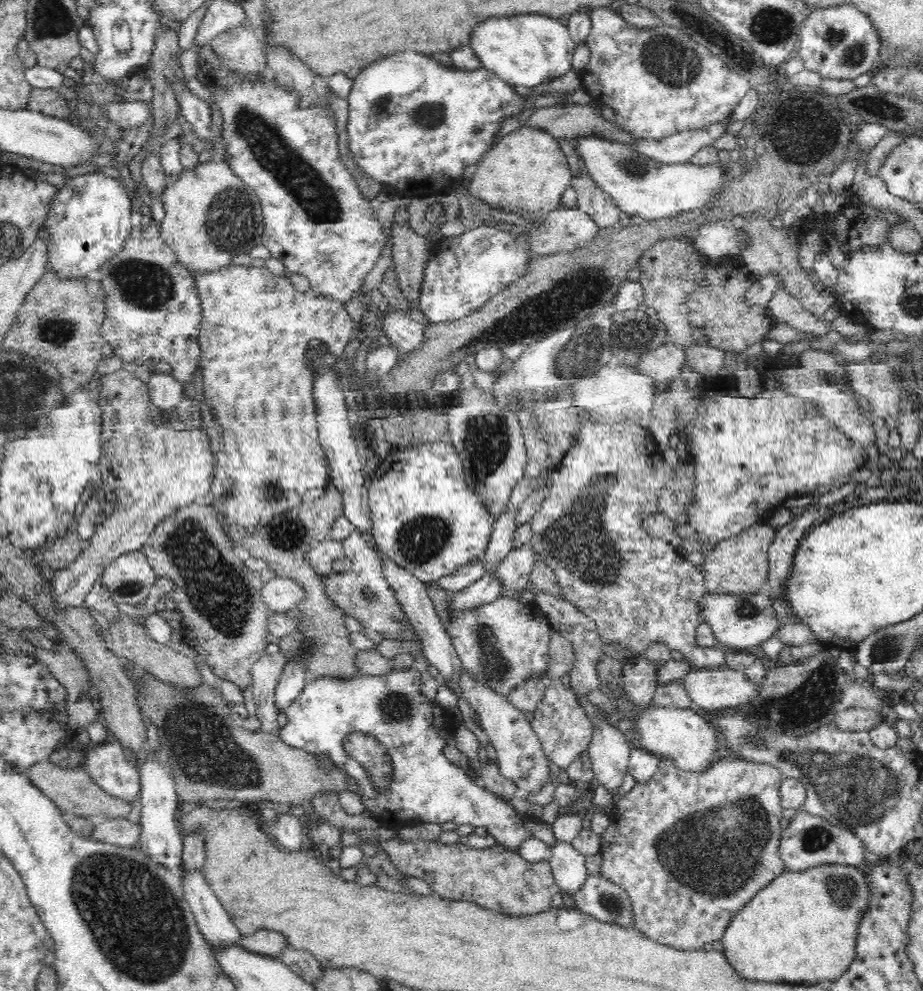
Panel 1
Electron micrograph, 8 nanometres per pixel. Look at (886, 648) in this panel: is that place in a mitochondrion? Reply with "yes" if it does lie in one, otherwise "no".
yes

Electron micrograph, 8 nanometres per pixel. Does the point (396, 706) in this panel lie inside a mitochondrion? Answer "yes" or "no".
yes

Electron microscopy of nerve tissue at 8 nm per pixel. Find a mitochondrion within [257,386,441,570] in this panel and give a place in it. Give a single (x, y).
(285, 534)

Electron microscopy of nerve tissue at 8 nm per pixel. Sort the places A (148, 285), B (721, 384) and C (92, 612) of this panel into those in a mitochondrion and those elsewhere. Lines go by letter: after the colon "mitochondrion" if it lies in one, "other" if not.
A: mitochondrion
B: other
C: other

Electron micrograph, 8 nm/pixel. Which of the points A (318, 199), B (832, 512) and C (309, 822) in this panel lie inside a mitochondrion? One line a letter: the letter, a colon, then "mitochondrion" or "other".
A: mitochondrion
B: other
C: other

